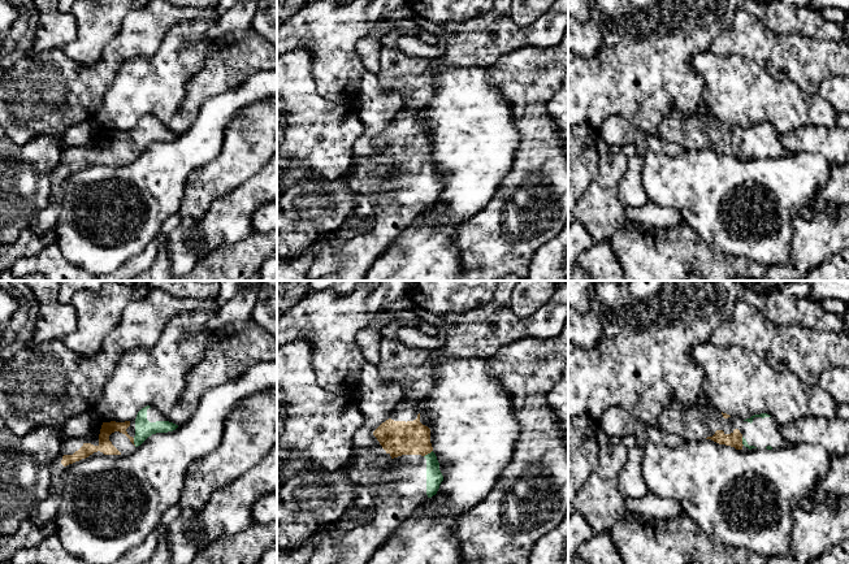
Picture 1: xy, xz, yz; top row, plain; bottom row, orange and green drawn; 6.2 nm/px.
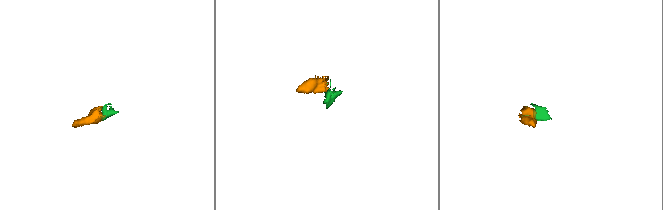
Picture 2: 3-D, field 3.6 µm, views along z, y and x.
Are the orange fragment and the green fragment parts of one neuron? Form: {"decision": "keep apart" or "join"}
{"decision": "join"}

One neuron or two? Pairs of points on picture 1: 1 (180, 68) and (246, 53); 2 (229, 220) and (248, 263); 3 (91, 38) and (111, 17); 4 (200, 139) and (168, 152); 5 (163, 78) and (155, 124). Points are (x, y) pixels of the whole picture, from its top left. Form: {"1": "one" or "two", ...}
{"1": "two", "2": "two", "3": "one", "4": "one", "5": "two"}

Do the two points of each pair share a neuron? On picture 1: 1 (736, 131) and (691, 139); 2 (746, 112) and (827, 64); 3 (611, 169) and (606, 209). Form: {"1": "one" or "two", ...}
{"1": "one", "2": "two", "3": "one"}

